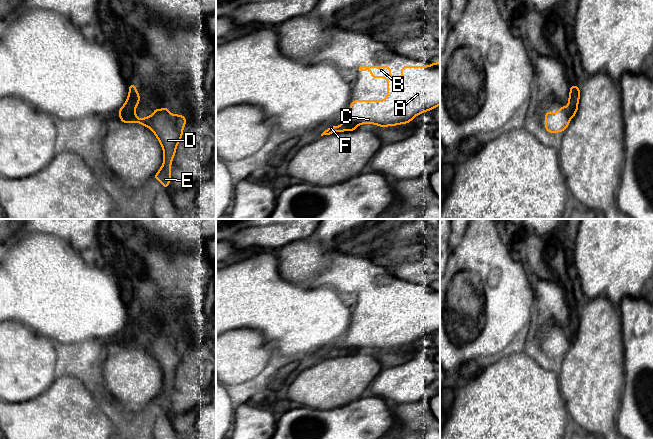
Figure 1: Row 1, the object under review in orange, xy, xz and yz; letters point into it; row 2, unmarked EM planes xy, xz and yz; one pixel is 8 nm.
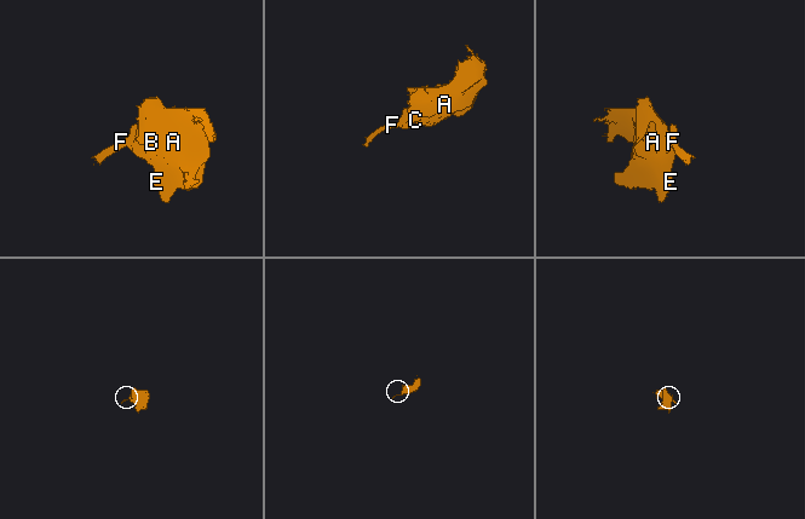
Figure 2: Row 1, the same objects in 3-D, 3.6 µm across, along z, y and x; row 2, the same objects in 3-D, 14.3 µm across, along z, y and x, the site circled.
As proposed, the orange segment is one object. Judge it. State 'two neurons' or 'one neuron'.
two neurons

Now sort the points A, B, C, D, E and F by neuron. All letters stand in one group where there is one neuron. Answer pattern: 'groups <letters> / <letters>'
groups A B C D E / F

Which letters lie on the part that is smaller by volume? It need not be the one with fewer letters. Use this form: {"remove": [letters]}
{"remove": ["F"]}

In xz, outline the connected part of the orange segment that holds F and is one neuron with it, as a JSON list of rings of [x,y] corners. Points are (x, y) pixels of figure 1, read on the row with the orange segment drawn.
[[[339,125],[336,127],[330,126],[321,134],[321,136],[330,135],[330,134],[333,134],[334,132],[354,131],[356,129],[357,129],[356,125]]]

